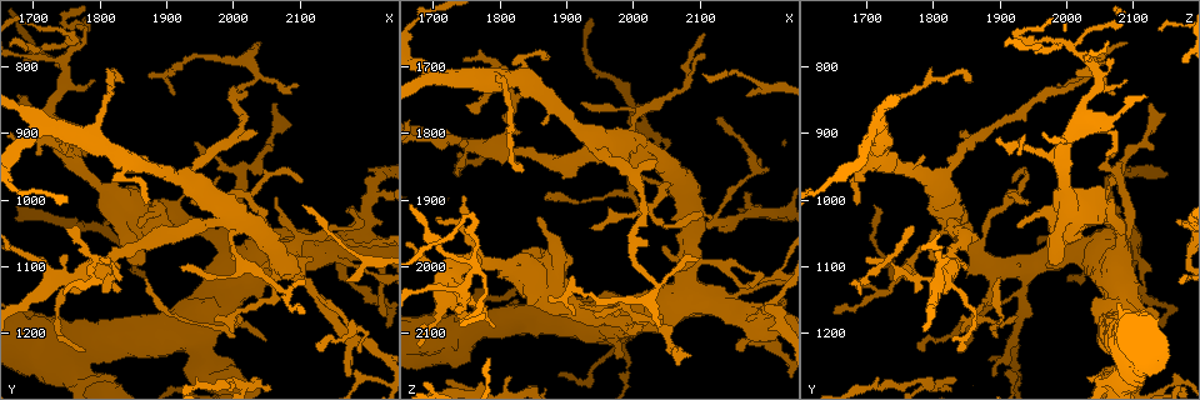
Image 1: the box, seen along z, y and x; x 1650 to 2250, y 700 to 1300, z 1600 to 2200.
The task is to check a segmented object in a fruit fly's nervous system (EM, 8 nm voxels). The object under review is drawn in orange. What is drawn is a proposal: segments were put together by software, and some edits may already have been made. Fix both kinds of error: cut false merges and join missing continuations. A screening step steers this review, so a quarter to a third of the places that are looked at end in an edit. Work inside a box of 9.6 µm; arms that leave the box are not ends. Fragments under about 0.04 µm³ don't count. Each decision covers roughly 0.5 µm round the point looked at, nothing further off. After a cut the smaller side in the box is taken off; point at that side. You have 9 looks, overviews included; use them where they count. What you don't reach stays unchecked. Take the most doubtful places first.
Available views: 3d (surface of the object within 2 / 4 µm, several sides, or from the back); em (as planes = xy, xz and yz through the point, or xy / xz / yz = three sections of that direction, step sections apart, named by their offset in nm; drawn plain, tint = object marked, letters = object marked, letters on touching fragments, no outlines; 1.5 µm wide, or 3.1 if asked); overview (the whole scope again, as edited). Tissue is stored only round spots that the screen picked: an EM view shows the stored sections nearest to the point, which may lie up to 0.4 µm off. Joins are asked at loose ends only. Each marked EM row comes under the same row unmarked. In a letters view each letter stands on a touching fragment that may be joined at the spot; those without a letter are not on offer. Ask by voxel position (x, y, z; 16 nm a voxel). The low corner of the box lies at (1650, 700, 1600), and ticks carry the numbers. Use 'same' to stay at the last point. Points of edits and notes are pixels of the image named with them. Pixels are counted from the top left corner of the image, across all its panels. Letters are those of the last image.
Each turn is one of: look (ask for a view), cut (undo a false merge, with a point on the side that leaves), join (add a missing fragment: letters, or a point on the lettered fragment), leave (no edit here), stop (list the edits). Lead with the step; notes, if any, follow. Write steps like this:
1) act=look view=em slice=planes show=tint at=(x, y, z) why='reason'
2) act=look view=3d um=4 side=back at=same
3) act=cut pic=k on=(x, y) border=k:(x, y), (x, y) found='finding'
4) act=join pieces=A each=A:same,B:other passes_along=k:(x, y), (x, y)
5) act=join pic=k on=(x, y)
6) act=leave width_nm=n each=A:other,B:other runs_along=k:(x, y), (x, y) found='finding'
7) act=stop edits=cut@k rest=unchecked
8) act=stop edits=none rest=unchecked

act=look view=em slice=yz step=4 show=letters at=(1800, 1100, 1825)

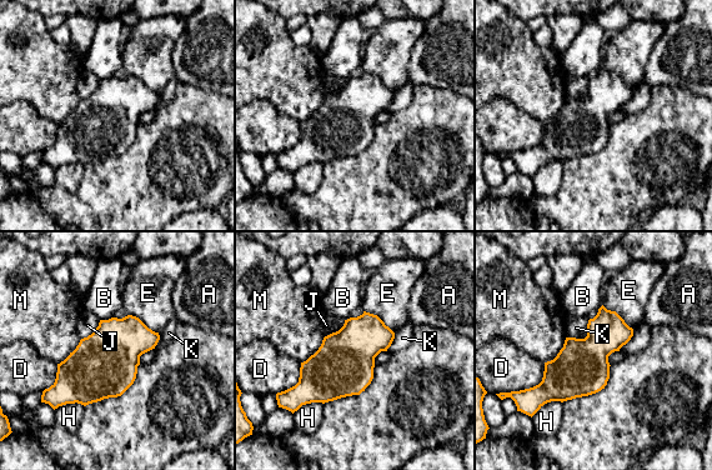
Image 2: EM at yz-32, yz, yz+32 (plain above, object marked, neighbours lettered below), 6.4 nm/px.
act=leave each=A:other,B:other,D:other,E:other,H:other,J:other,K:other,M:other border=2:(113, 316), (100, 320) found='continuous, no second cell'

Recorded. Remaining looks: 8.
act=look view=em slice=xz step=8 show=letters at=(1975, 965, 2065) why='thin end'

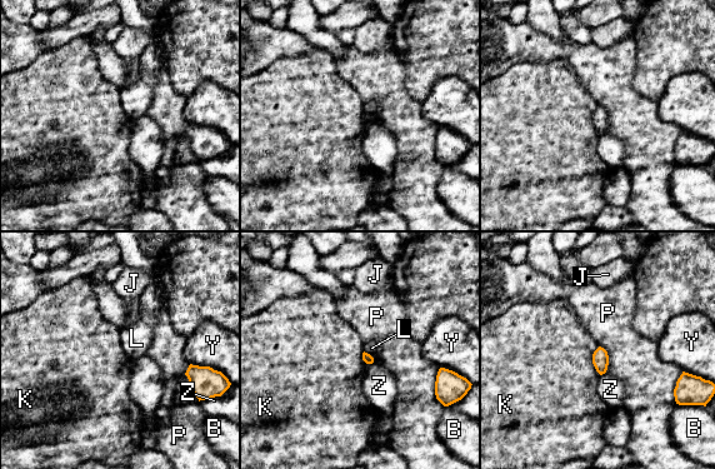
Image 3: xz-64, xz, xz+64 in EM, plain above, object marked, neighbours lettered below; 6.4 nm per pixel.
act=leave each=B:other,J:other,K:other,L:other,P:other,Y:other,Z:other found='none of them fits'

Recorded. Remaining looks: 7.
act=look view=3d um=2 at=(1875, 1005, 1690) why='an open end'

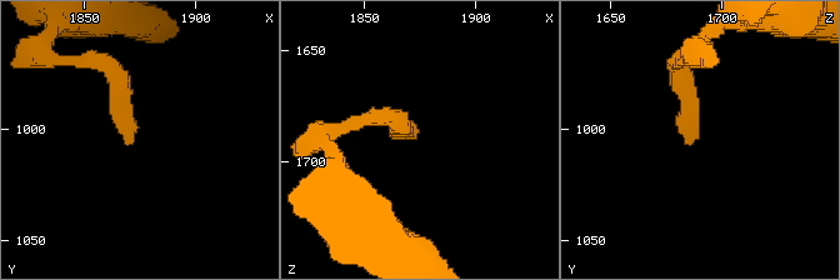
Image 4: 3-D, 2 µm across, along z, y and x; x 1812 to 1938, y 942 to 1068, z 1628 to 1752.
act=look view=em slice=xy step=8 show=letters at=(1870, 1005, 1688) why='shape alone is not enough'

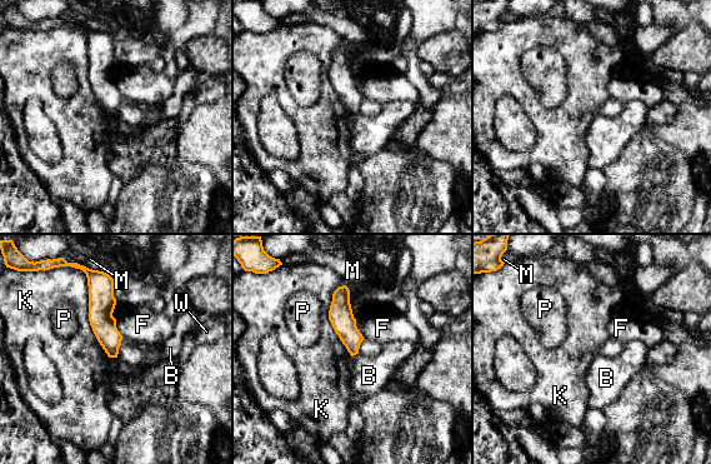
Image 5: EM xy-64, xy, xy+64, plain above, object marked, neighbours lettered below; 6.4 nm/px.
act=leave width_nm=140 each=B:other,F:other,K:other,M:other,P:other,W:other border=5:(343, 284), (329, 322), (351, 355) found='none of them fits'

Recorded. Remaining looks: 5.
act=look view=3d um=4 at=(2000, 1175, 1860) why='abrupt turn'

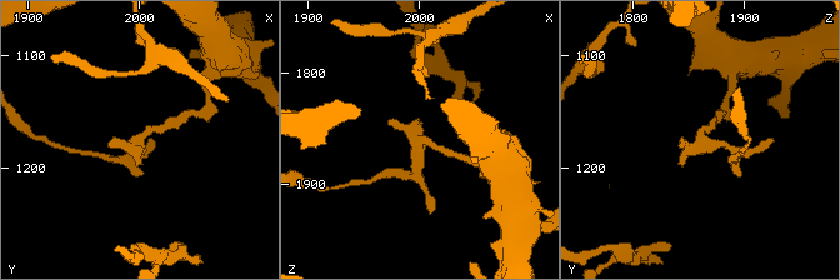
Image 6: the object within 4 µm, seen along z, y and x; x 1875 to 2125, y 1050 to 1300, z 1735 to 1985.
act=look view=em slice=planes show=letters at=(2000, 1174, 1858) why='now the EM'

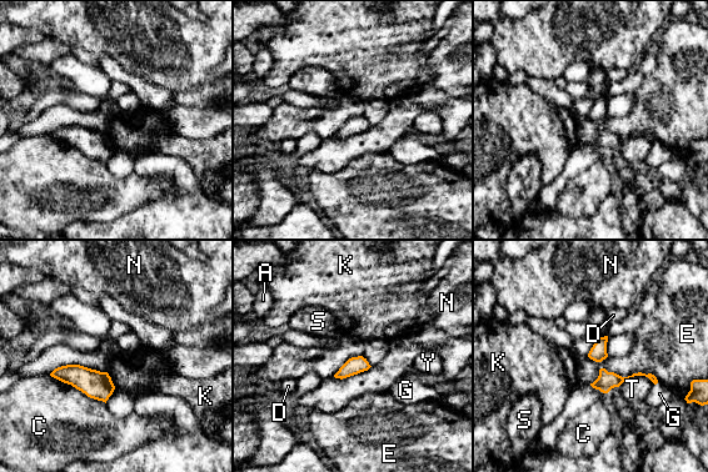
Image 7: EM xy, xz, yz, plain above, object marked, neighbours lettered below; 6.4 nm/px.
act=leave each=A:other,C:other,D:other,E:other,G:other,K:other,N:other,S:other,T:other,Y:other border=7:(658, 382), (601, 368), (589, 383) found='one cell here'

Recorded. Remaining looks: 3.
act=stop edits=none rest=unchecked

